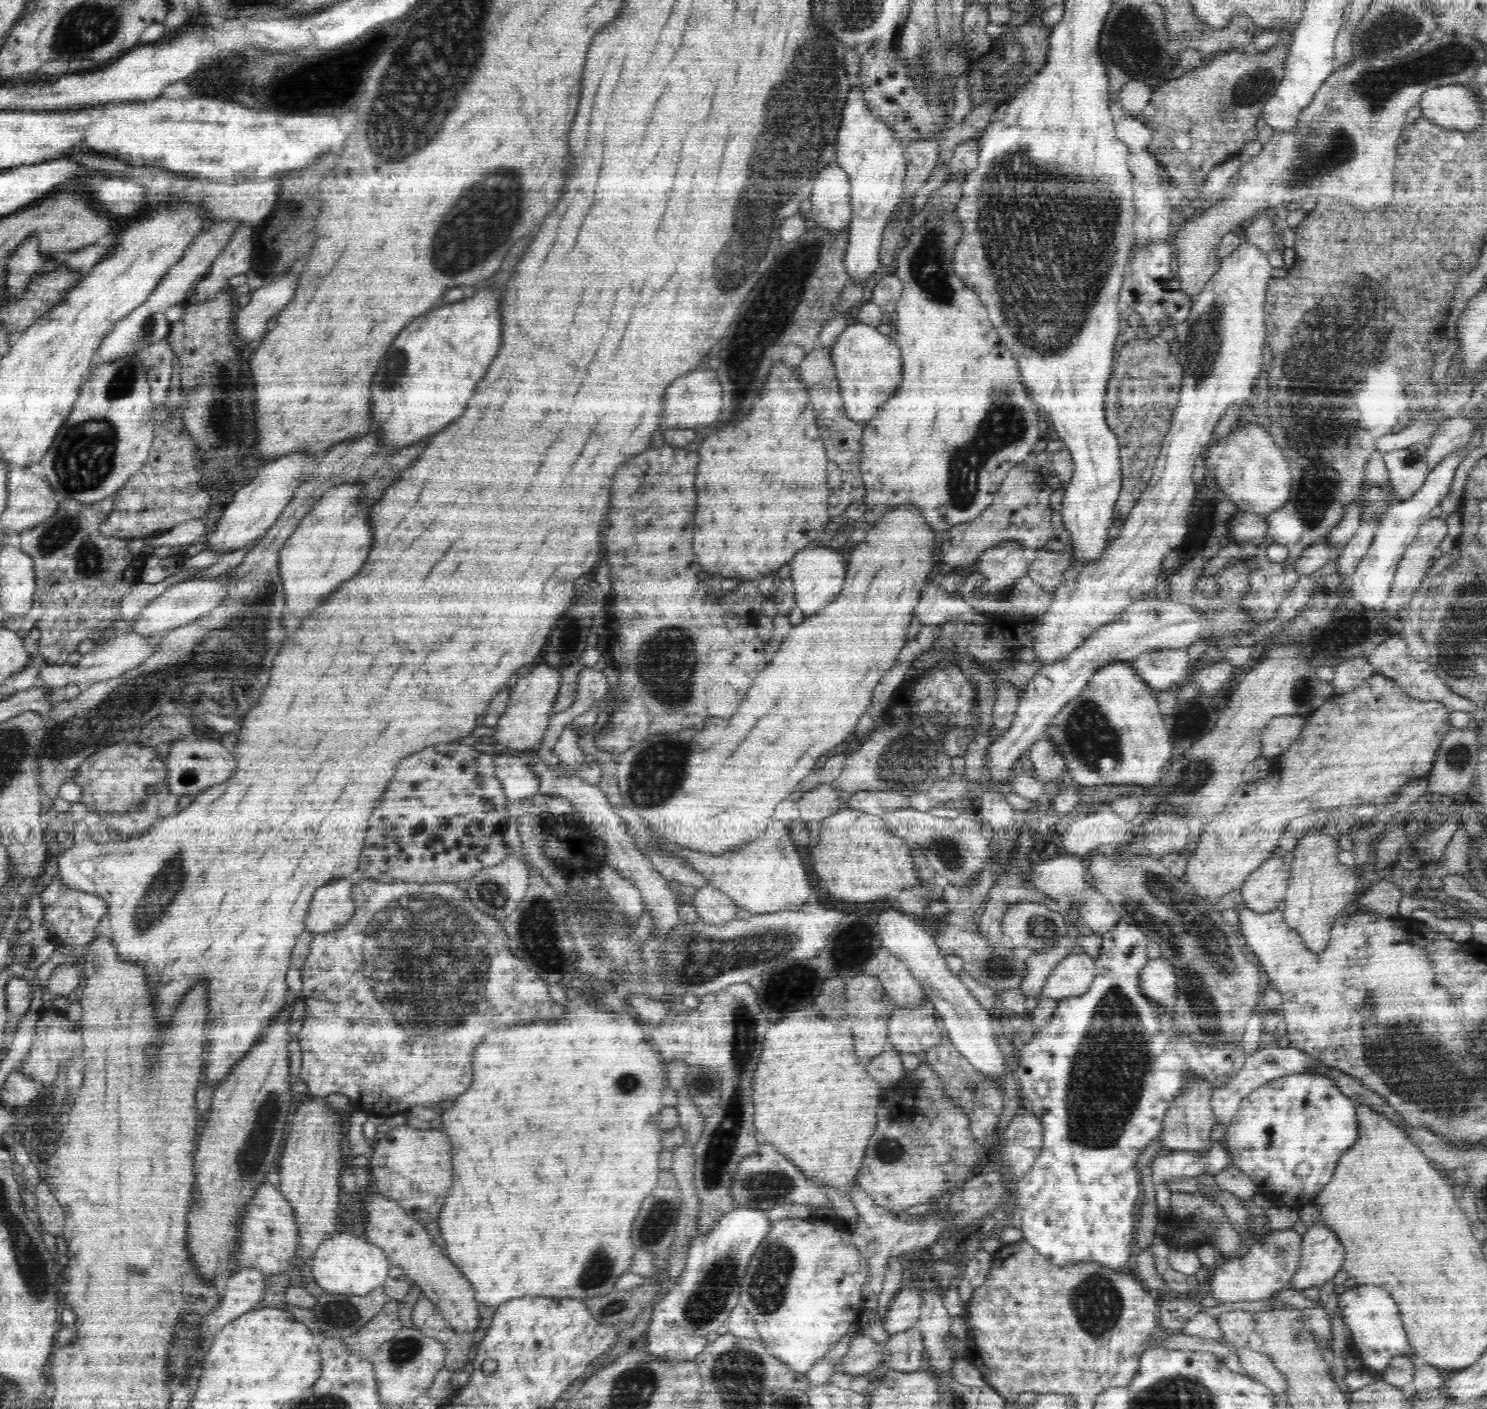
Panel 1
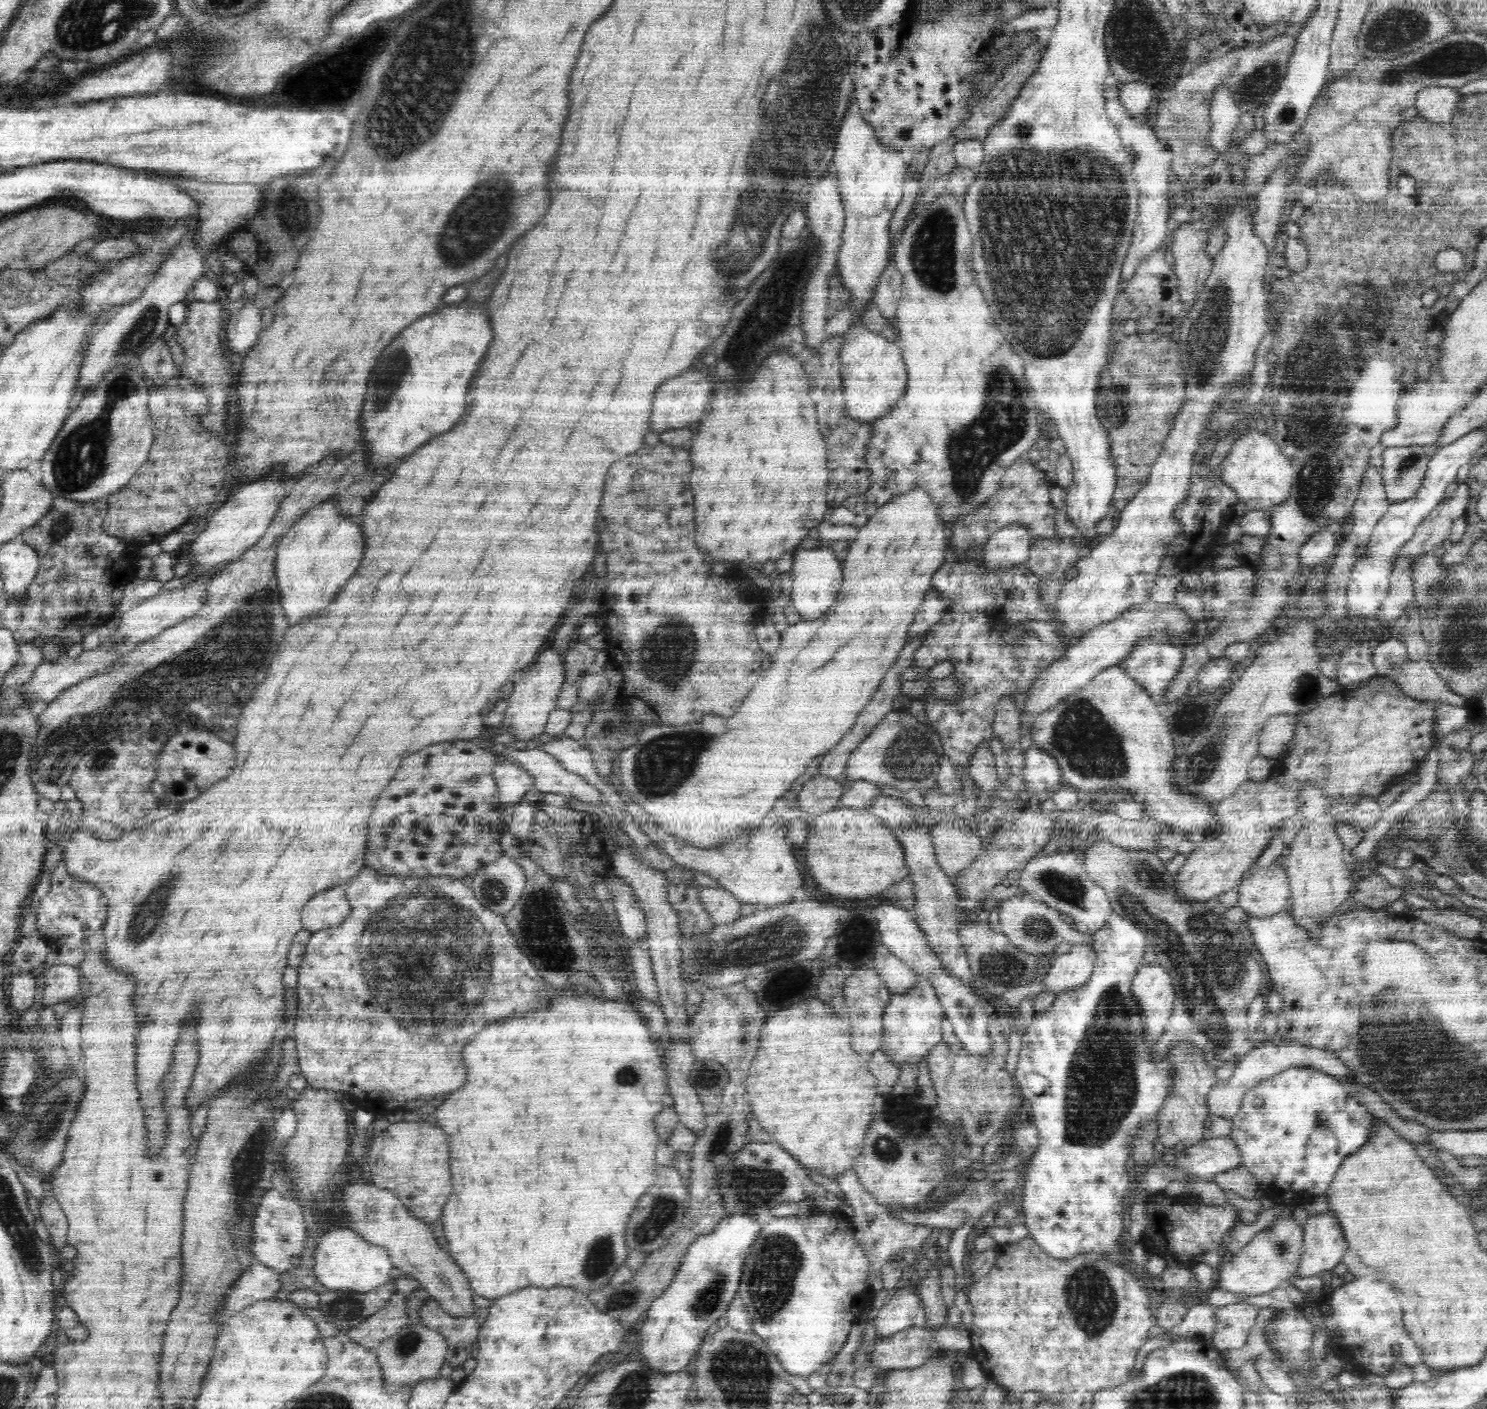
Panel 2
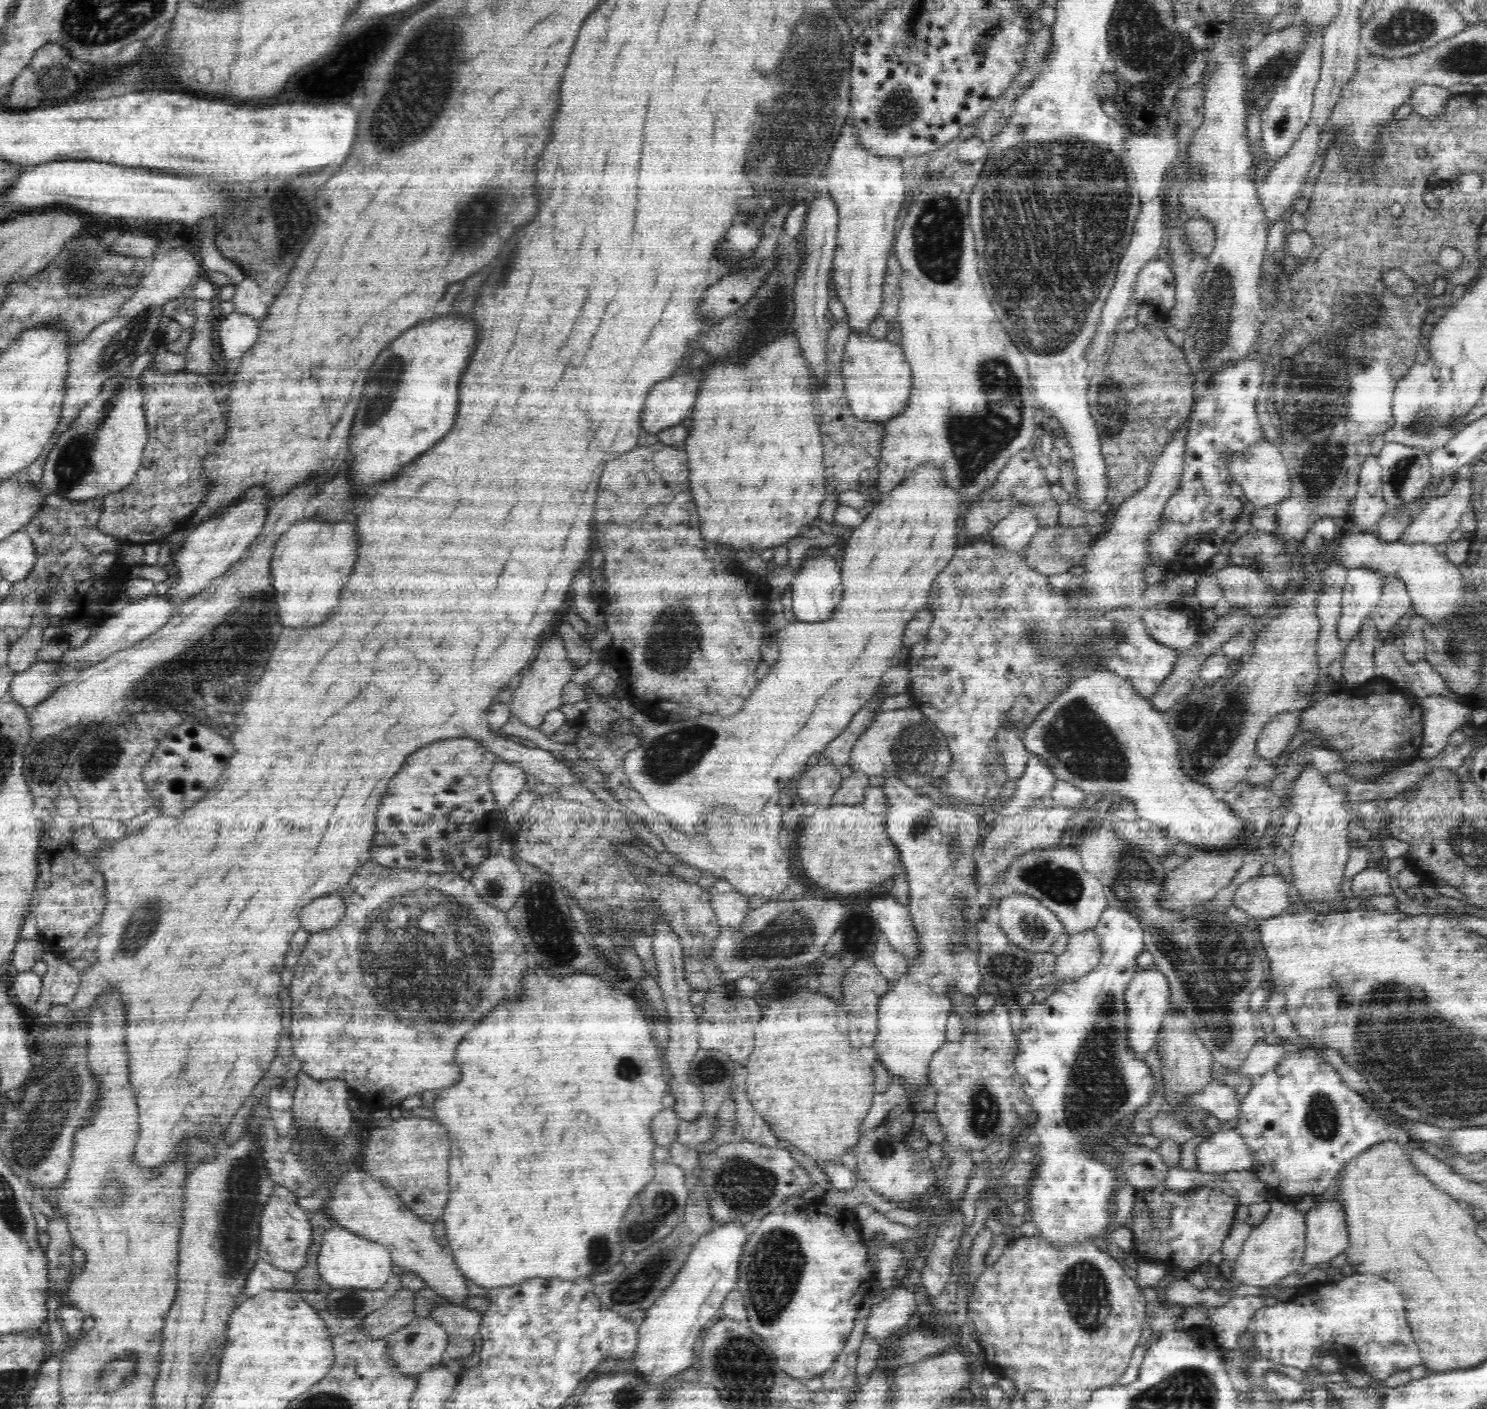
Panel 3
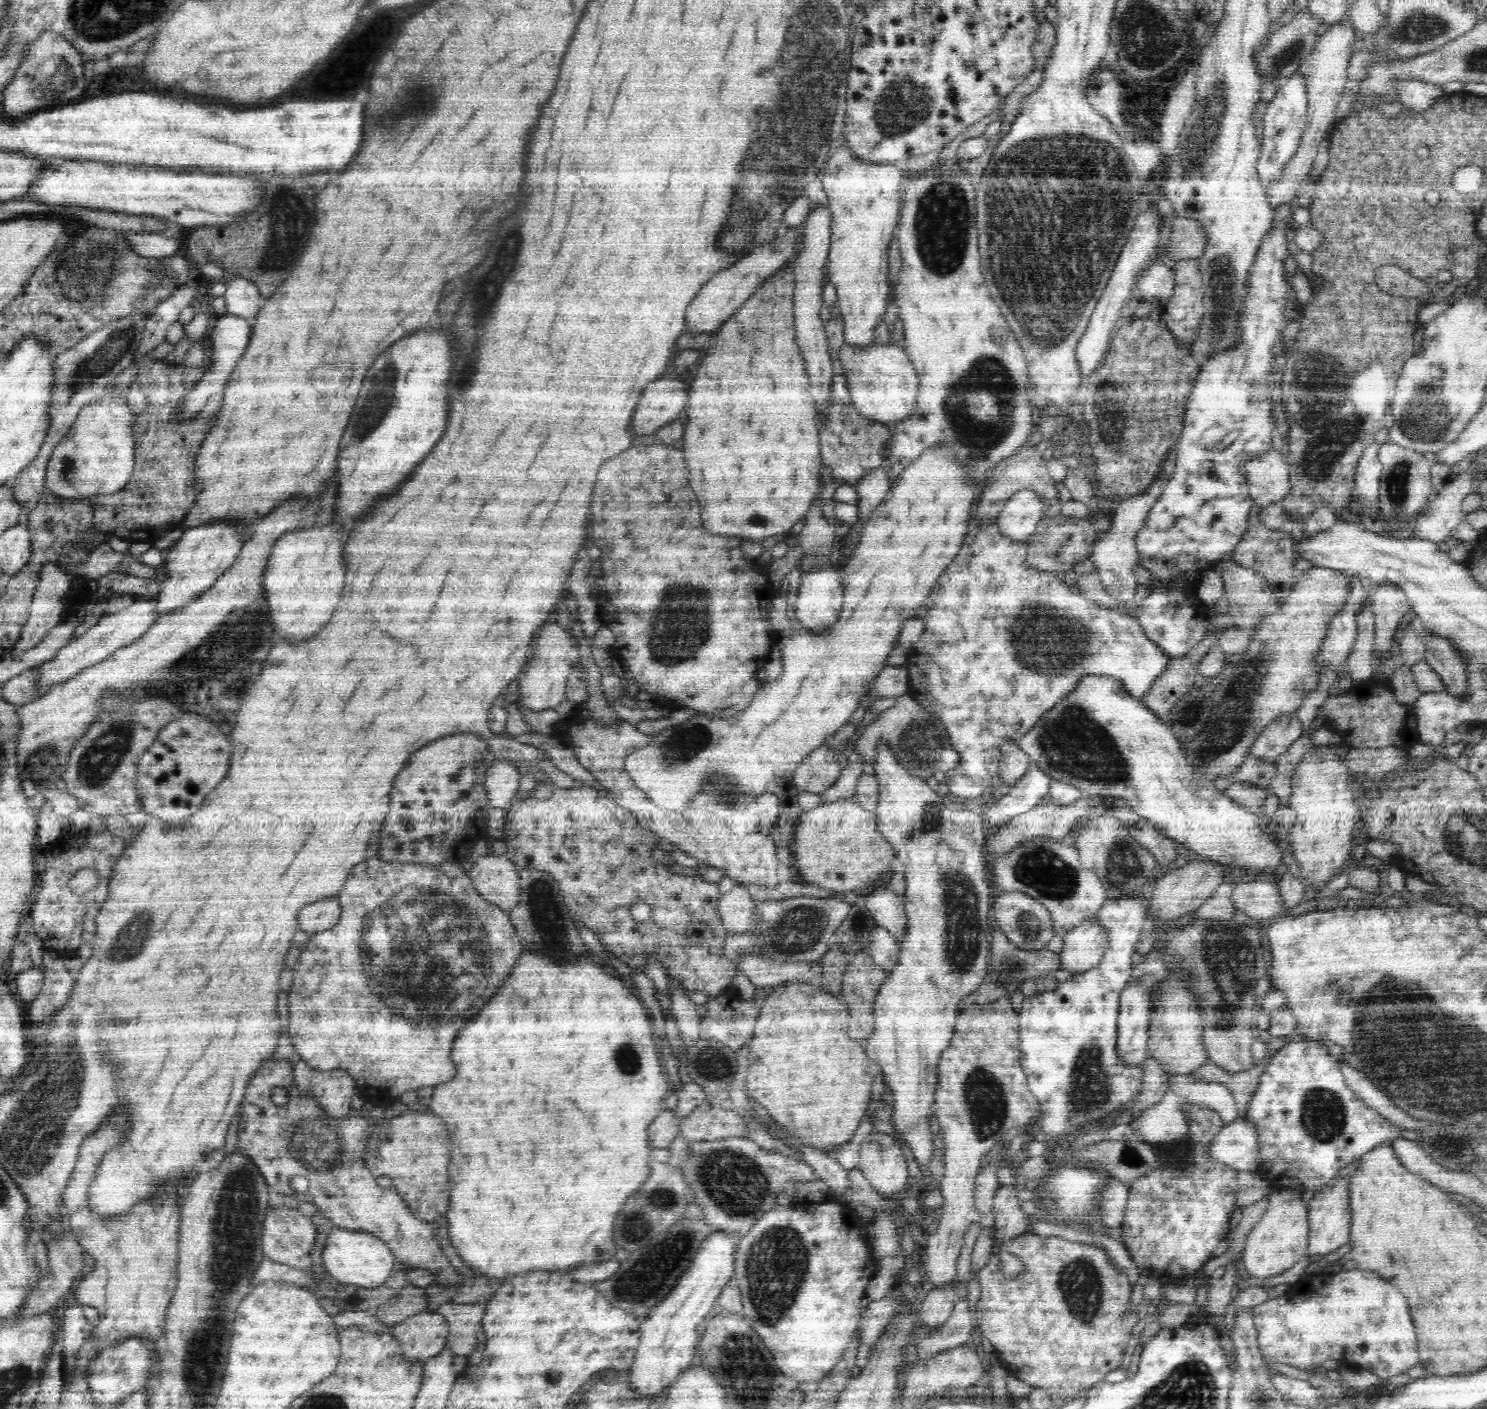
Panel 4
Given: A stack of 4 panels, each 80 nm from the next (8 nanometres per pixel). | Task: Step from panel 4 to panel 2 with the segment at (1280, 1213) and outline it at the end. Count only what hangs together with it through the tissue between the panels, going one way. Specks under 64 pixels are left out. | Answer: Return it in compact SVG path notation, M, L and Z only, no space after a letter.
M1280 1216L1272 1226L1260 1230L1254 1238L1240 1252L1233 1257L1226 1257L1219 1266L1216 1287L1234 1294L1246 1294L1246 1296L1258 1296L1266 1294L1270 1290L1285 1285L1290 1276L1296 1274L1303 1251L1303 1227L1298 1225L1296 1219Z

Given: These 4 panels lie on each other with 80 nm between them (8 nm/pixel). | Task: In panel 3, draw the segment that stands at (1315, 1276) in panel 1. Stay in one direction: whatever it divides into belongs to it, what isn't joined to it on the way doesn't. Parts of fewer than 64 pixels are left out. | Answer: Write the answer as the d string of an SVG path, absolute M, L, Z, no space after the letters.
M1337 1198L1328 1202L1315 1202L1306 1215L1306 1250L1303 1269L1329 1263L1345 1252L1349 1245L1346 1215Z

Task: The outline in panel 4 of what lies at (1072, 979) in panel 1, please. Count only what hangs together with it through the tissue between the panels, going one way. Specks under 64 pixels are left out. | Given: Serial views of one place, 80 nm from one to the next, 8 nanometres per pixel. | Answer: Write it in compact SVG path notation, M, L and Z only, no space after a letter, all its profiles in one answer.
M1094 914L1081 926L1070 930L1064 937L1060 955L1061 969L1083 974L1098 966L1108 946L1108 931Z

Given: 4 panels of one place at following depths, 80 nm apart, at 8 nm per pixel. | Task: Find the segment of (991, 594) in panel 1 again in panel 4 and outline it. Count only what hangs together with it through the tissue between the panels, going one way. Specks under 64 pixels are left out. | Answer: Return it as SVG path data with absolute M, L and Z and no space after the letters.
M1027 488L1018 490L1004 504L1003 512L994 524L998 525L1001 534L1009 536L1010 540L1027 543L1043 518L1045 503L1037 492Z

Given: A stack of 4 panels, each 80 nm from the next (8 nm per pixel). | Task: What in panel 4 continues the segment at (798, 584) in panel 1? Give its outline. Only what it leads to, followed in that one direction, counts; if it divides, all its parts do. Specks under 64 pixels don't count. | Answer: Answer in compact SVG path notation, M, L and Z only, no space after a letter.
M820 565L801 574L794 610L804 629L818 634L818 630L826 630L837 621L844 590L838 577L831 565Z

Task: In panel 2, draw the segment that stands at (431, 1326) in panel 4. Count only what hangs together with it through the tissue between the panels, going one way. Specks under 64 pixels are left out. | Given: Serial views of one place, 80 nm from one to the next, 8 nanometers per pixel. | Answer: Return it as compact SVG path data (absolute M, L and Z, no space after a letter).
M419 1323L402 1327L391 1338L380 1343L376 1357L380 1362L382 1377L386 1382L386 1393L400 1393L403 1389L412 1391L421 1381L434 1379L446 1363L448 1344L439 1332L430 1330Z

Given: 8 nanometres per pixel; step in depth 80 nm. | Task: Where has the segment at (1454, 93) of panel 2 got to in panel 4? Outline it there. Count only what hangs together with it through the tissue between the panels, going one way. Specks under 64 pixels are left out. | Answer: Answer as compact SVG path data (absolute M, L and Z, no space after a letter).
M1400 80L1396 82L1398 100L1405 107L1412 108L1417 112L1428 110L1440 96L1445 93L1439 85L1421 80Z

